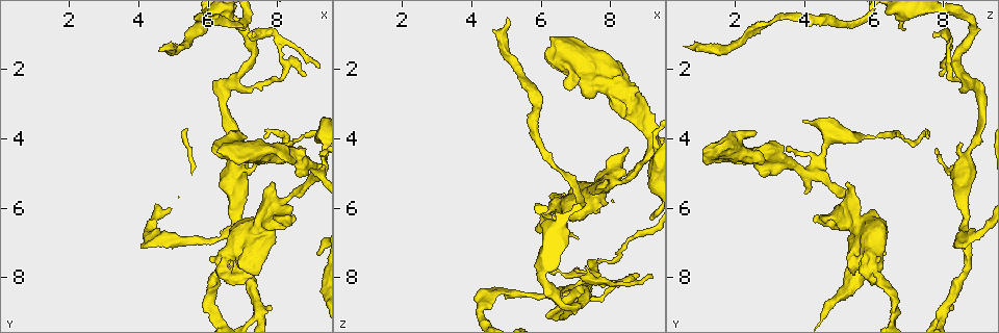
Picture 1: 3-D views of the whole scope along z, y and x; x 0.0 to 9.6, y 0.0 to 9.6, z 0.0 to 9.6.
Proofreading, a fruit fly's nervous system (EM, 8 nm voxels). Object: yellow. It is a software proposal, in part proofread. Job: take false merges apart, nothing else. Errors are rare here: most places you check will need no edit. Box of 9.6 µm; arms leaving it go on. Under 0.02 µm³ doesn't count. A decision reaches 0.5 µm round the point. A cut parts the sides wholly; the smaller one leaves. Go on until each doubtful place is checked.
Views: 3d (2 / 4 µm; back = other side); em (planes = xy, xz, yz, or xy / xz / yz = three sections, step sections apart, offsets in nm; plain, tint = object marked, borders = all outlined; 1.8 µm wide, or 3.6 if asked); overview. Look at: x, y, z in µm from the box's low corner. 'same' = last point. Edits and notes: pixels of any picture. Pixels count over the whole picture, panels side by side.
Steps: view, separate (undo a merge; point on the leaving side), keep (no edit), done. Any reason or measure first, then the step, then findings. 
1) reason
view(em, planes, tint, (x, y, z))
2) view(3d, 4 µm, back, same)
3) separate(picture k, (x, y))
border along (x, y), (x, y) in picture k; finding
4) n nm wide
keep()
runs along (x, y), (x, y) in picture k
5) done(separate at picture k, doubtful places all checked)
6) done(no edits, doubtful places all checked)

closes a loop
view(3d, 4 µm, (7.35, 4.45, 2.00))

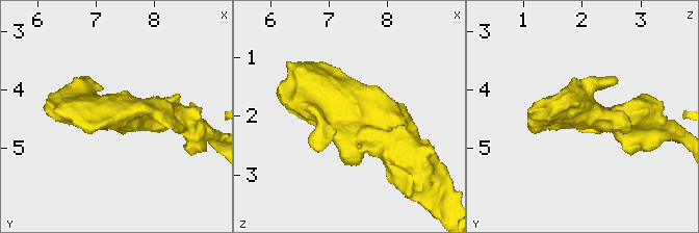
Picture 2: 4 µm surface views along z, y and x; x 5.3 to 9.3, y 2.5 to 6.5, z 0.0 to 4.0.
shape alone is not enough
view(em, 3.6 µm, yz, step 4, tint, (7.30, 4.40, 1.95))

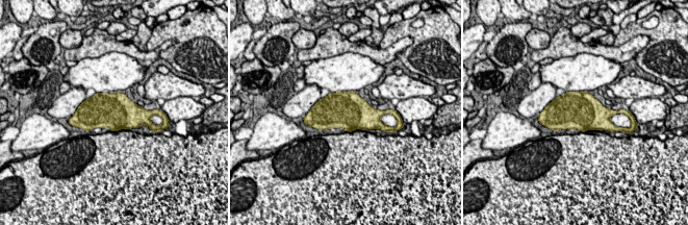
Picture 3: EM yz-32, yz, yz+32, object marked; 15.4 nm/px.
view(em, 3.6 µm, planes, tint, same)

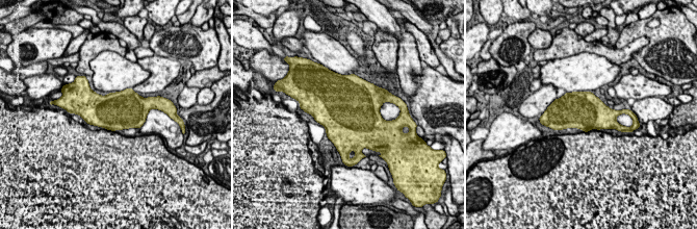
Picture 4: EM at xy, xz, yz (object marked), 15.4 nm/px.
keep()
one neuron here

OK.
view(em, 3.6 µm, planes, tint, (7.10, 7.15, 5.70))

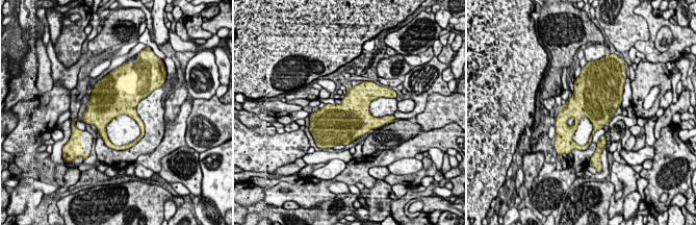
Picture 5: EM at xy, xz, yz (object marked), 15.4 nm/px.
keep()
all the same neuron

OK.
view(3d, 4 µm, (6.45, 7.65, 5.95))

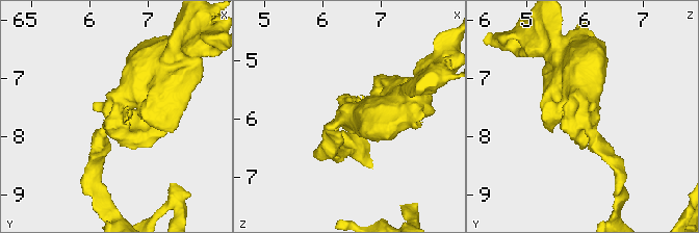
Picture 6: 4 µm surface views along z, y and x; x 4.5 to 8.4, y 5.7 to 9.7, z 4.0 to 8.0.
view(em, 3.6 µm, planes, tint, (6.45, 7.70, 5.95))

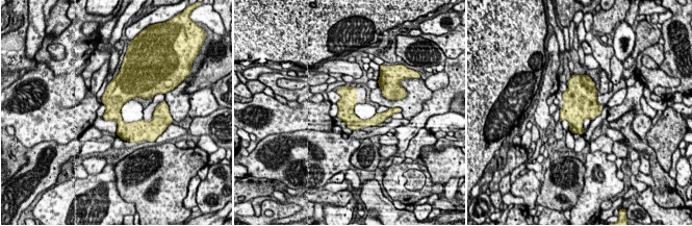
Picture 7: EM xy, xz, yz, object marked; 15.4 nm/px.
260 nm wide
keep()
runs along (340, 91), (357, 122), (379, 116) in picture 7; one neuron here

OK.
abrupt turn
view(3d, 2 µm, (7.95, 5.90, 5.25))

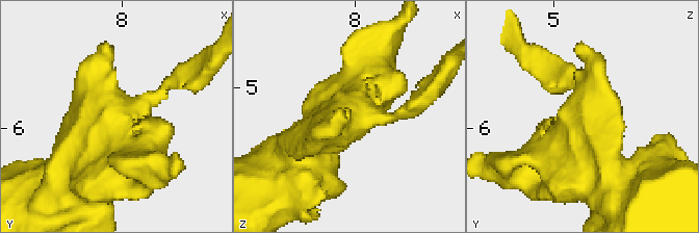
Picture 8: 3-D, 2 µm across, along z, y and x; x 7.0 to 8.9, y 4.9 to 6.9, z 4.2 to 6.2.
view(em, planes, borders, (8.00, 5.94, 5.24))

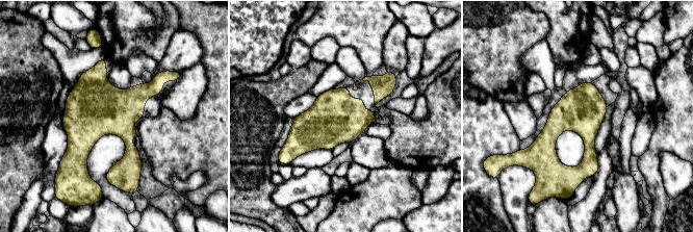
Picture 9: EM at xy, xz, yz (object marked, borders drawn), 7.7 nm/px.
keep()
continuous, no second neuron

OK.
view(3d, 4 µm, (8.80, 4.65, 3.10))

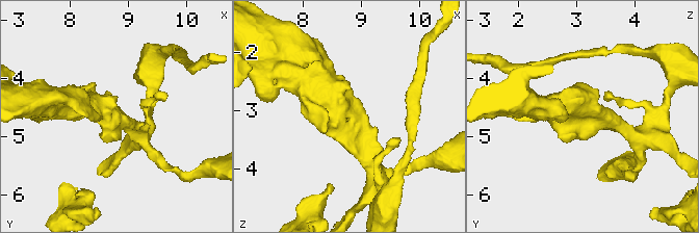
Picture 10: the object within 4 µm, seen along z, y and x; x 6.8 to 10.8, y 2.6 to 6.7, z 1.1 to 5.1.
view(em, 3.6 µm, xz, step 4, tint, (8.75, 4.70, 3.05))

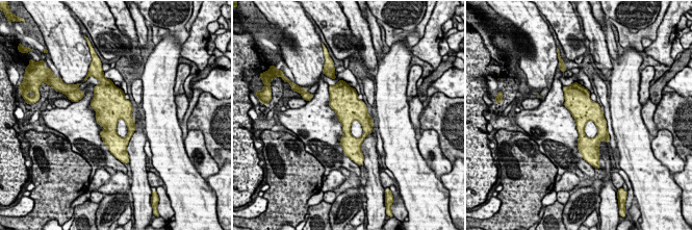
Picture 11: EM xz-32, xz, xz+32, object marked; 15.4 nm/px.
cut it another way
view(em, 3.6 µm, planes, tint, same)

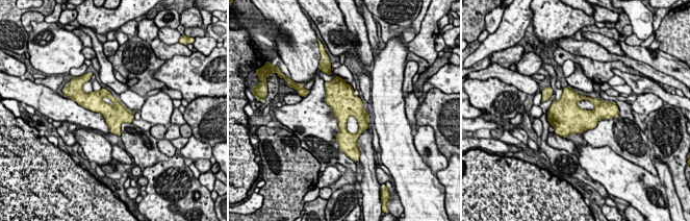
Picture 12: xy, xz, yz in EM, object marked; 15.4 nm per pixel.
360 nm wide
keep()
all the same neuron

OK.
touches itself
view(3d, 2 µm, (8.25, 4.40, 2.05))

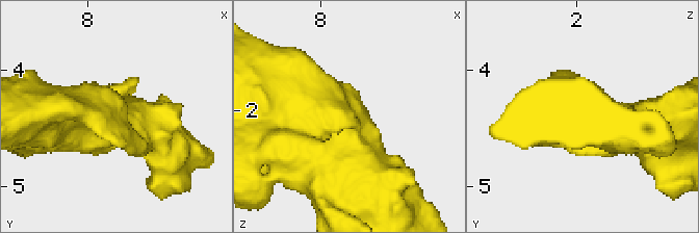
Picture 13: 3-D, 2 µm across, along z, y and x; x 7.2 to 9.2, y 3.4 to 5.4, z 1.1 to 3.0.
need the tissue
view(em, planes, tint, (8.20, 4.40, 2.10))

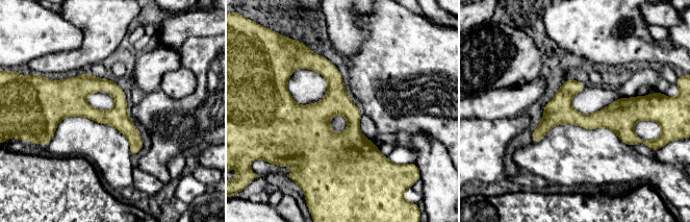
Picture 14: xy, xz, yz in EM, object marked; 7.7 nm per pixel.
keep()
runs along (638, 106), (554, 118), (534, 139) in picture 14; continuous, no second neuron

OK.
done(no edits, doubtful places all checked)

